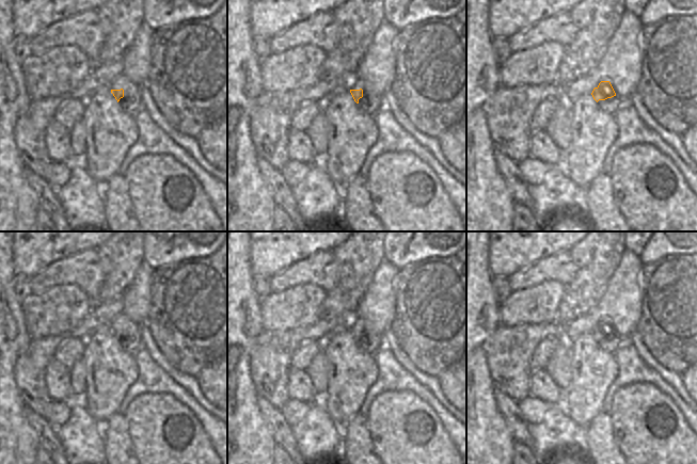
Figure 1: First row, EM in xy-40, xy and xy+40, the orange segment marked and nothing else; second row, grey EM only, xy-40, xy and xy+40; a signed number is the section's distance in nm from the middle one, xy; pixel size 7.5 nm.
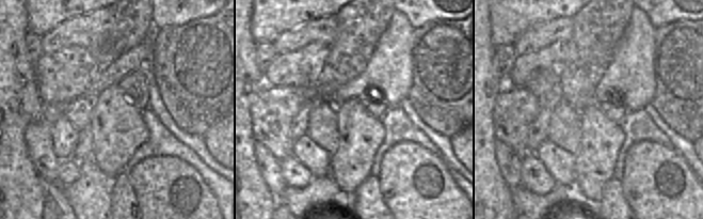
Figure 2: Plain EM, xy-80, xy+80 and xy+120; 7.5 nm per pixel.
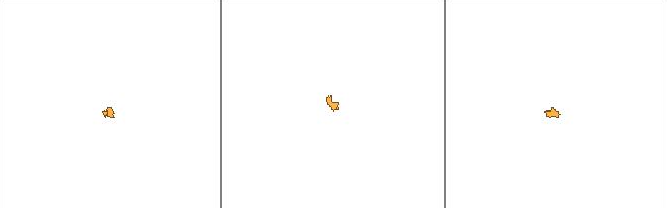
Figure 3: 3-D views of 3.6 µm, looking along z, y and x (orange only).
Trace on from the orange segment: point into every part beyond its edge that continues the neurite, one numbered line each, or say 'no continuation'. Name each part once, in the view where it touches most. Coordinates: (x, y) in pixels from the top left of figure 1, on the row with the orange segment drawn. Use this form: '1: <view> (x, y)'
1: xy (369, 102)

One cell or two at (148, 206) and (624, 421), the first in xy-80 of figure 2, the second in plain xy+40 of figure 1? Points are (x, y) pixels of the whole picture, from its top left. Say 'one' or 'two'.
one

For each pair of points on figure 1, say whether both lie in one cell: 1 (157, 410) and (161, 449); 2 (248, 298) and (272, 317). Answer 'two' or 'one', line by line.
1: one
2: two

